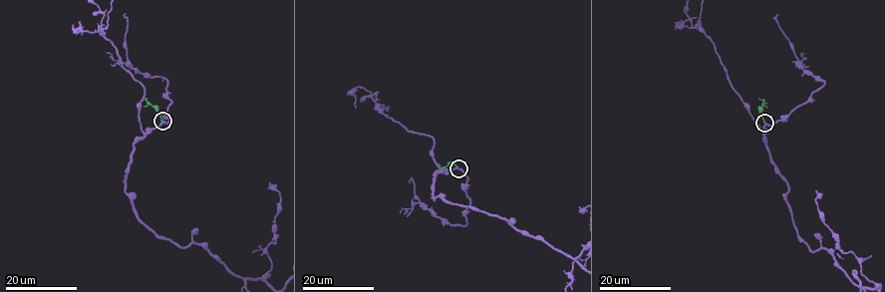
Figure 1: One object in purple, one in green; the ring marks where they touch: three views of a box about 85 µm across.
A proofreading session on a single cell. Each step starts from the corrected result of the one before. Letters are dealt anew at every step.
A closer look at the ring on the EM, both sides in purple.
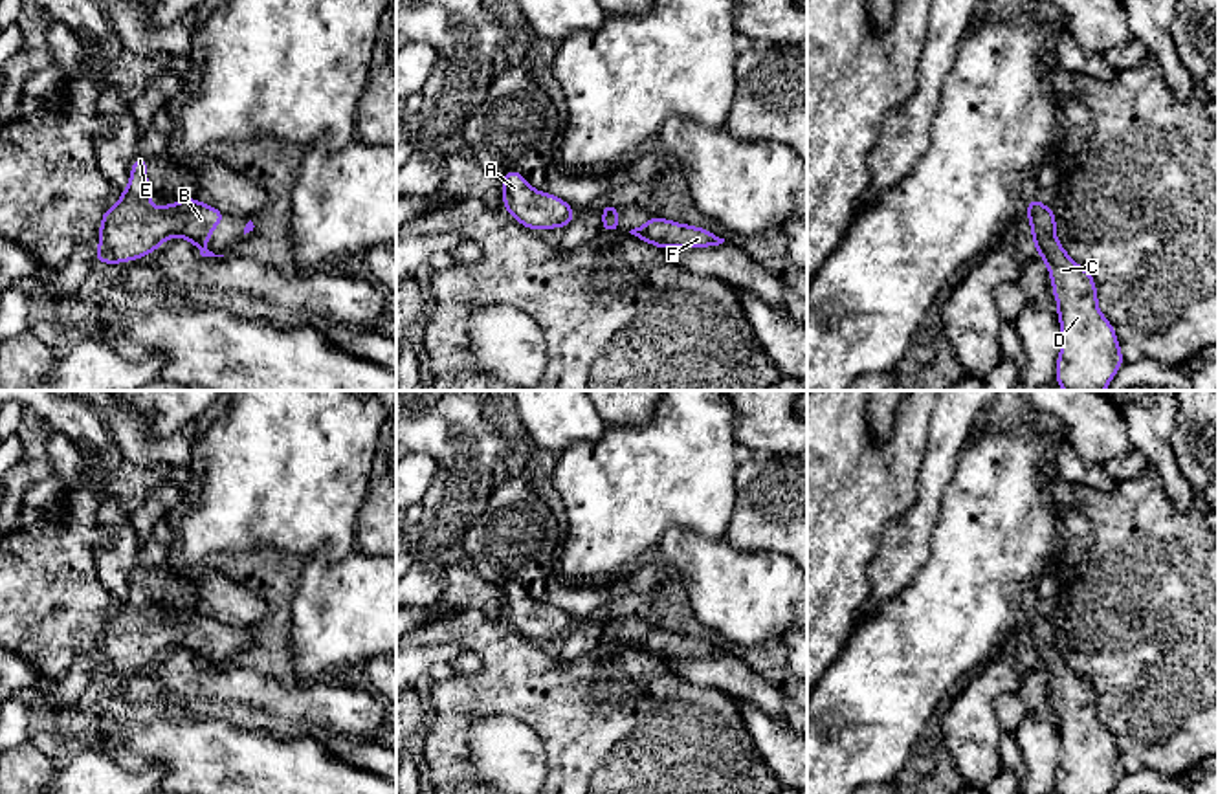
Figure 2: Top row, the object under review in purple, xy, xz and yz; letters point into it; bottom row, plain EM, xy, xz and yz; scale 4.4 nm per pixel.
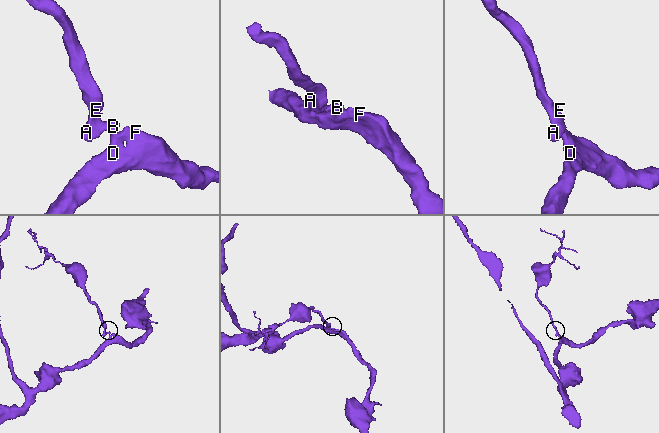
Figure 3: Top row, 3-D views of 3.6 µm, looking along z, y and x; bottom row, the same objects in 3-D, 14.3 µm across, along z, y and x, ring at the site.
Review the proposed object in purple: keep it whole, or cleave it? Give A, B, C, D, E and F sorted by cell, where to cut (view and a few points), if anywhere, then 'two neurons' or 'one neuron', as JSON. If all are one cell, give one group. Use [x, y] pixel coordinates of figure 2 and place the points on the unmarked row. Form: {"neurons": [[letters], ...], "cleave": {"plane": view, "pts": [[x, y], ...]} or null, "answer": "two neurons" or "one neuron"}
{"neurons": [["A", "B", "C", "D", "E", "F"]], "cleave": null, "answer": "one neuron"}

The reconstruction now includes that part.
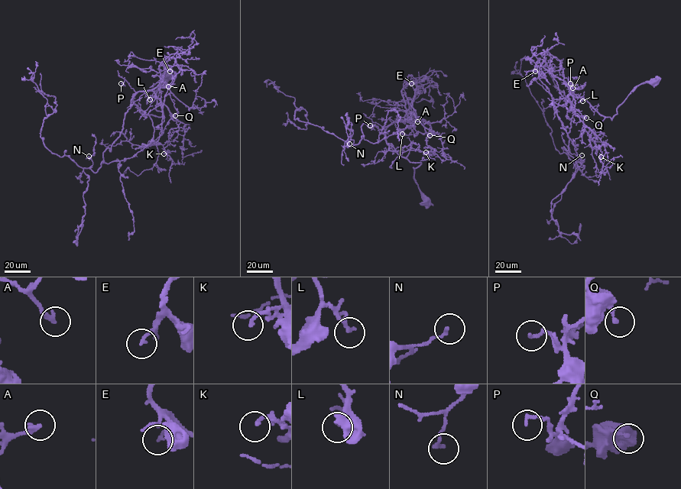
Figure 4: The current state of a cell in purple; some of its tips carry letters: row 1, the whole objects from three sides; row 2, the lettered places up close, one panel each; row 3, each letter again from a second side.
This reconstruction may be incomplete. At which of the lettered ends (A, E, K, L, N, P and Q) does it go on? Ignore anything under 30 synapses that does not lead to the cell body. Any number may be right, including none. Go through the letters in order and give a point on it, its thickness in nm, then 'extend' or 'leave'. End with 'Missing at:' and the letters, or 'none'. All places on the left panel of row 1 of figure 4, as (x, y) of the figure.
A: (168, 86) | 220 nm | leave
E: (170, 71) | 160 nm | leave
K: (163, 153) | 150 nm | leave
L: (150, 99) | 140 nm | leave
N: (89, 156) | 160 nm | leave
P: (121, 83) | 150 nm | leave
Q: (175, 115) | 190 nm | leave
Missing at: none

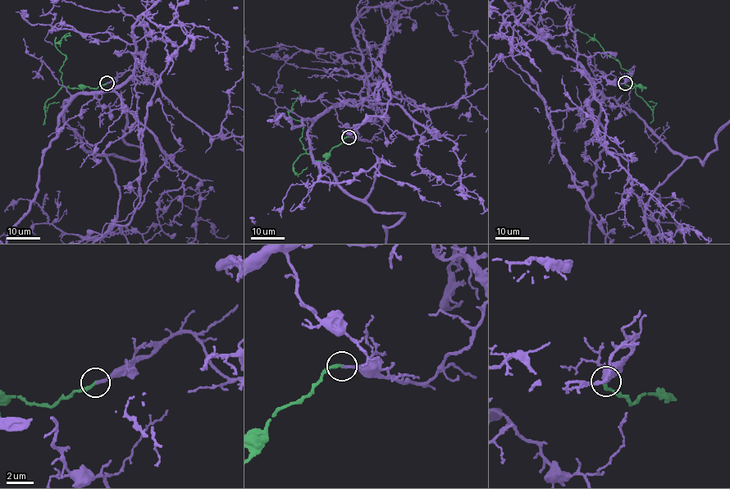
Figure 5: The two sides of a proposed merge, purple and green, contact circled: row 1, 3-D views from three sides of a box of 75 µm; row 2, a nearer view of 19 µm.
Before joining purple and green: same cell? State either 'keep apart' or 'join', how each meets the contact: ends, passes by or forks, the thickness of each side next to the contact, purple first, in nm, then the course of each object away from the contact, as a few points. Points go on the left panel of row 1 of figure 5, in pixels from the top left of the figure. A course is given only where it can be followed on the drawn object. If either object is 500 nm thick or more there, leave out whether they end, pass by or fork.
join; purple ends; green ends; calibres 220 and 220 nm; course green (107, 83), (96, 89), (63, 87), (59, 70), (66, 57), (55, 43), (69, 33), (65, 35), (66, 40)

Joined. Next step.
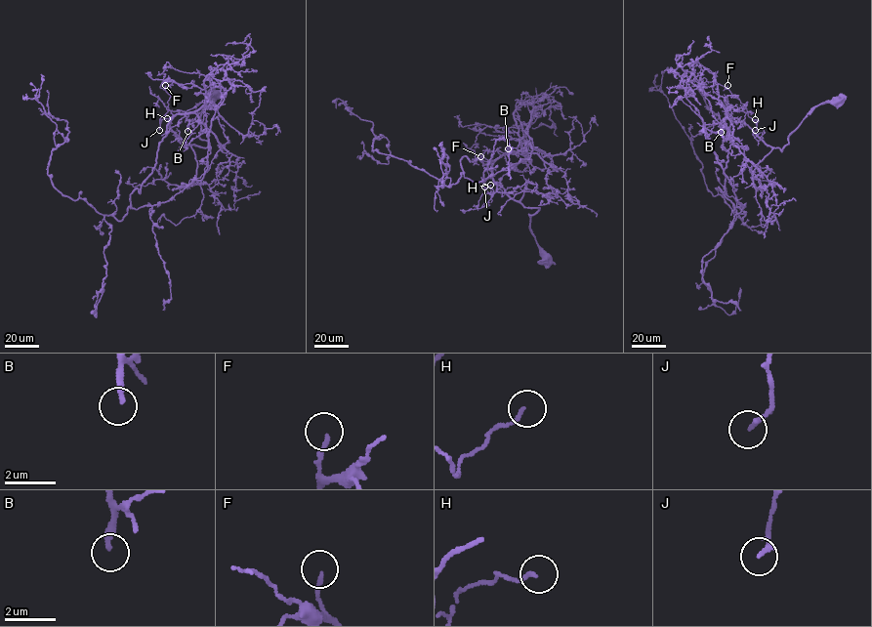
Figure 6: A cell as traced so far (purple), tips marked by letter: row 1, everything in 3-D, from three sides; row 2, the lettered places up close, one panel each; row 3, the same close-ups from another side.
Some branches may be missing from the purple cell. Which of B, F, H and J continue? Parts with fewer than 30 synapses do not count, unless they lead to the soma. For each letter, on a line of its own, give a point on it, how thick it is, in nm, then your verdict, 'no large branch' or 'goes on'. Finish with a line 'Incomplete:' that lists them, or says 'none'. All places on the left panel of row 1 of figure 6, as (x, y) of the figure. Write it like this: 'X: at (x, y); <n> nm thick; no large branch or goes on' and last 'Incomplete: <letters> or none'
B: at (187, 131); 220 nm thick; goes on
F: at (165, 85); 160 nm thick; no large branch
H: at (167, 118); 120 nm thick; no large branch
J: at (159, 130); 180 nm thick; no large branch
Incomplete: B

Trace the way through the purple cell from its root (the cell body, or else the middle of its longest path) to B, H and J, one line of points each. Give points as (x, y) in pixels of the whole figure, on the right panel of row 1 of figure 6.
B: (837, 100), (822, 103), (809, 112), (782, 151), (767, 145), (730, 114), (726, 113), (719, 124), (721, 132)
H: (837, 100), (809, 112), (782, 151), (726, 108), (746, 104), (742, 110), (755, 119)
J: (837, 100), (809, 112), (782, 151), (726, 108), (746, 104), (742, 110), (753, 112), (747, 114), (755, 130)

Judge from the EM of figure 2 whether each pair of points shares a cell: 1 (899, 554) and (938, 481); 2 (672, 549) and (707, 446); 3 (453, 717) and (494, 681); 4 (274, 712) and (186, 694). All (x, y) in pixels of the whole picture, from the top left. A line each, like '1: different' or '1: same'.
1: same
2: different
3: same
4: same

